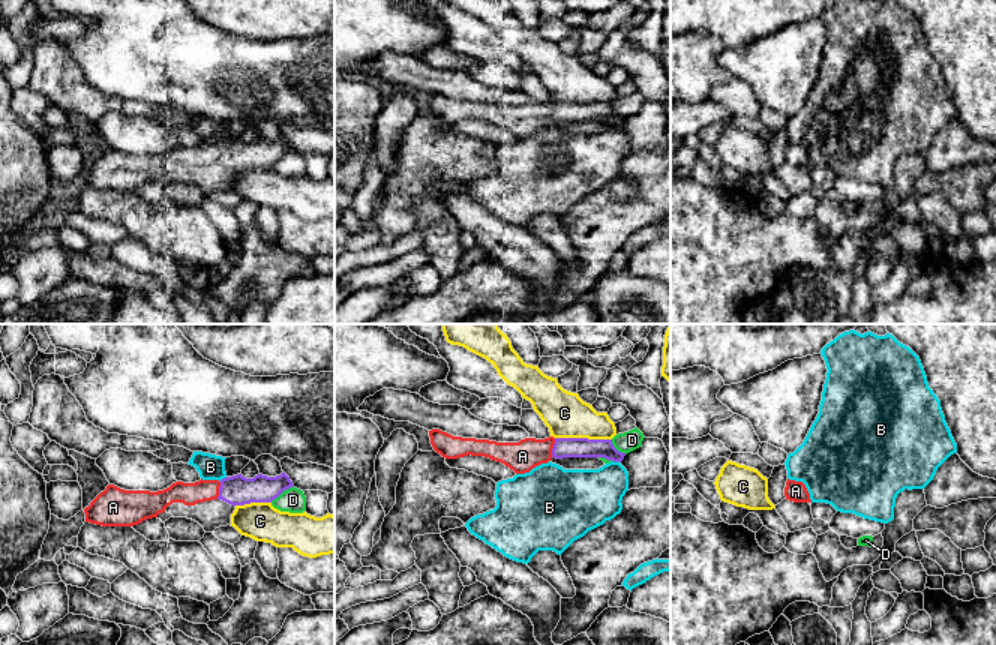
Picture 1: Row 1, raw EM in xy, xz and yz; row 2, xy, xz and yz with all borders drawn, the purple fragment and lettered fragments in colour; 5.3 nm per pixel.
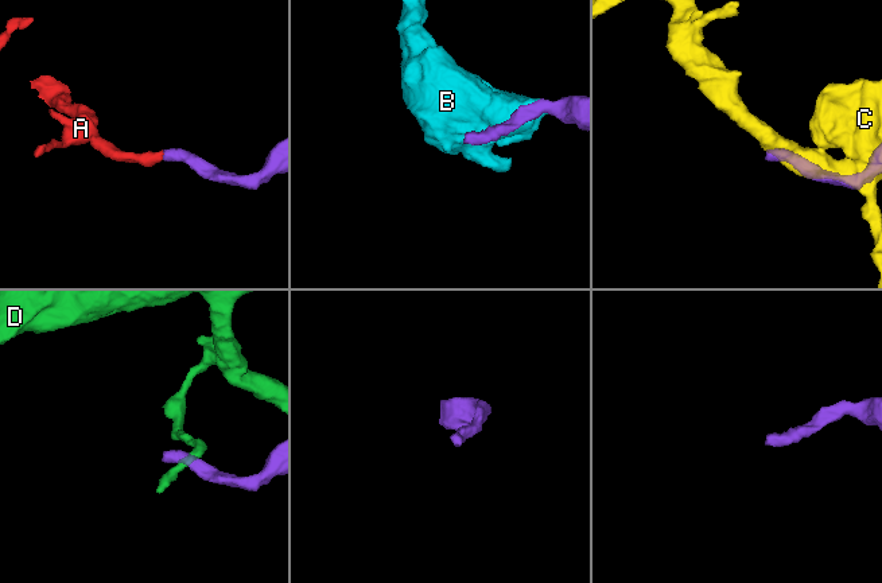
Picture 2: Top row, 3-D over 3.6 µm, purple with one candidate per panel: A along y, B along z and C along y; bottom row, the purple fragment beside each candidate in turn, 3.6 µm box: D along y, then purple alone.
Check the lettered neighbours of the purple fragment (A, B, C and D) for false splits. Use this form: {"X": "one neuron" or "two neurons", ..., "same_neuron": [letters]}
{"A": "one neuron", "B": "two neurons", "C": "two neurons", "D": "two neurons", "same_neuron": ["A"]}

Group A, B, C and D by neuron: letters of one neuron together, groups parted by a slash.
A / B / C / D

